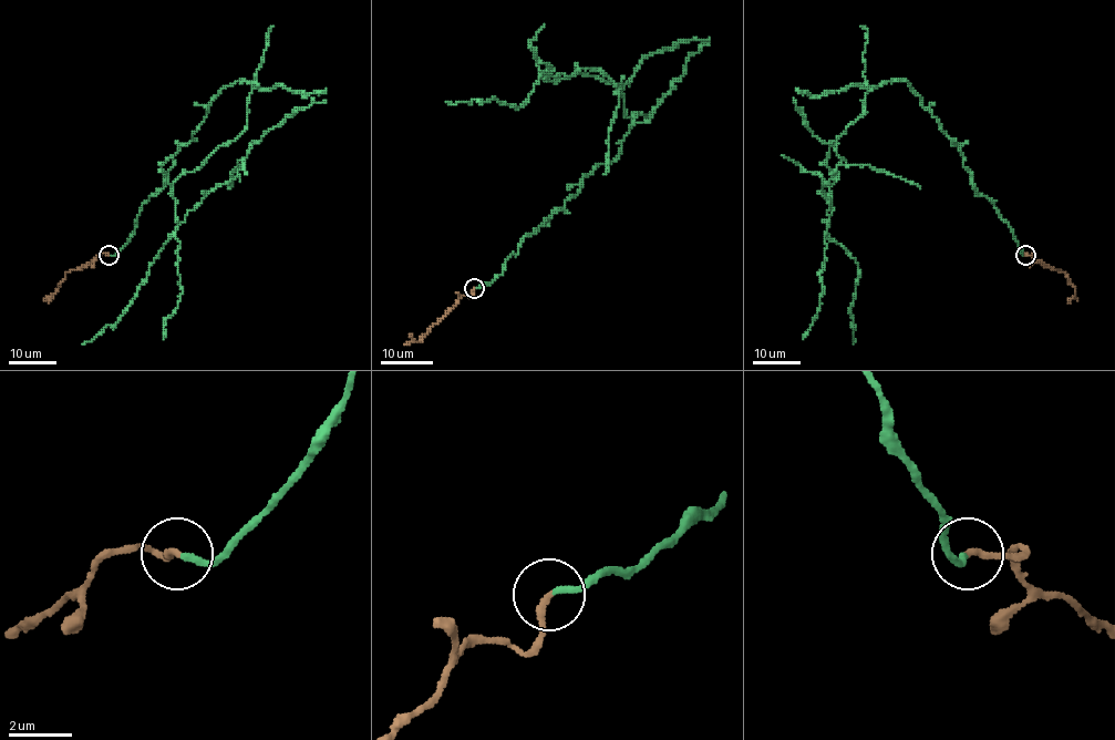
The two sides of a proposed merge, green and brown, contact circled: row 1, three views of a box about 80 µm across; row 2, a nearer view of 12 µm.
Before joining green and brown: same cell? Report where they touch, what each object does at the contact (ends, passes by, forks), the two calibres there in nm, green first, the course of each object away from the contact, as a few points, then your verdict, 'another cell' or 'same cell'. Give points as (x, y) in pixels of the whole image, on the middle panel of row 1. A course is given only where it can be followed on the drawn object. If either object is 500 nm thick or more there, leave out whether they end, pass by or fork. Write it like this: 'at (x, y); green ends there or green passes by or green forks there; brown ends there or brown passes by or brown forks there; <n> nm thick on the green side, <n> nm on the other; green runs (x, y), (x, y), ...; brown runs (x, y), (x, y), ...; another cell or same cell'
at (474, 288); green ends there; brown ends there; 200 nm thick on the green side, 220 nm on the other; green runs (475, 288), (618, 155), (635, 116), (612, 84), (543, 76), (601, 70), (620, 88), (649, 54), (710, 38); brown runs (475, 288), (471, 297), (462, 296), (419, 341), (409, 333); another cell

